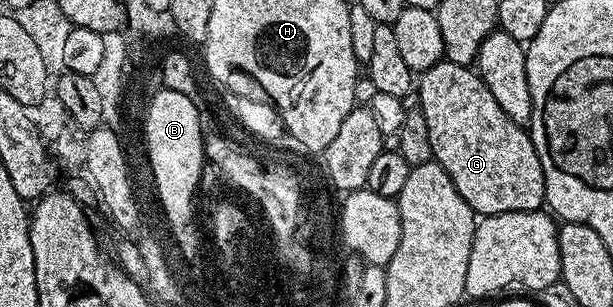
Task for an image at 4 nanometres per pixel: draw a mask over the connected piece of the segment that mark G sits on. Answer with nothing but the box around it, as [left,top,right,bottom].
[416,58,546,217]

